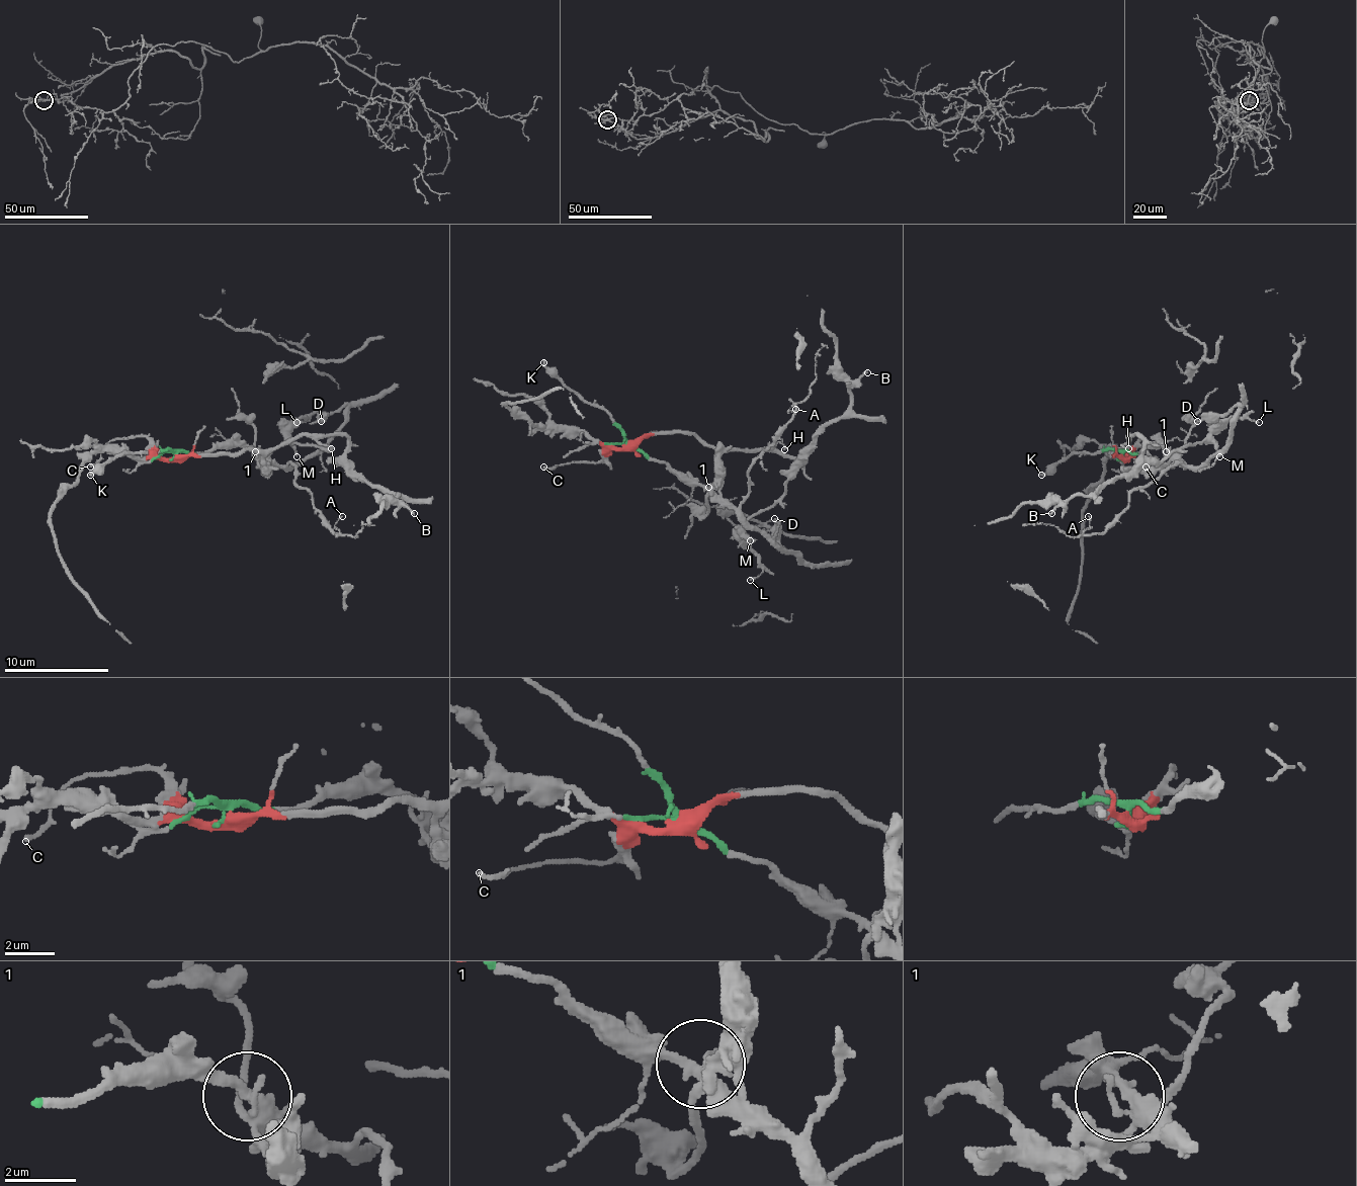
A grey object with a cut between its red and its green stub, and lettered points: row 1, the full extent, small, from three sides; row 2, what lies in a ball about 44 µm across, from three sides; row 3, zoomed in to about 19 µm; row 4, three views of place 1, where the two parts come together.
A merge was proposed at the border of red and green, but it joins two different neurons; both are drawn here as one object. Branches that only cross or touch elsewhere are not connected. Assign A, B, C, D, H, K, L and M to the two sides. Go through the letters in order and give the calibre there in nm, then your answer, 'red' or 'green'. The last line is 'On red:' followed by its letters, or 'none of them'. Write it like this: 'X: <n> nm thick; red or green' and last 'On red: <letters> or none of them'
A: 90 nm thick; green
B: 170 nm thick; red
C: 180 nm thick; red
D: 280 nm thick; green
H: 120 nm thick; red
K: 220 nm thick; green
L: 130 nm thick; red
M: 150 nm thick; red
On red: B, C, H, L, M

